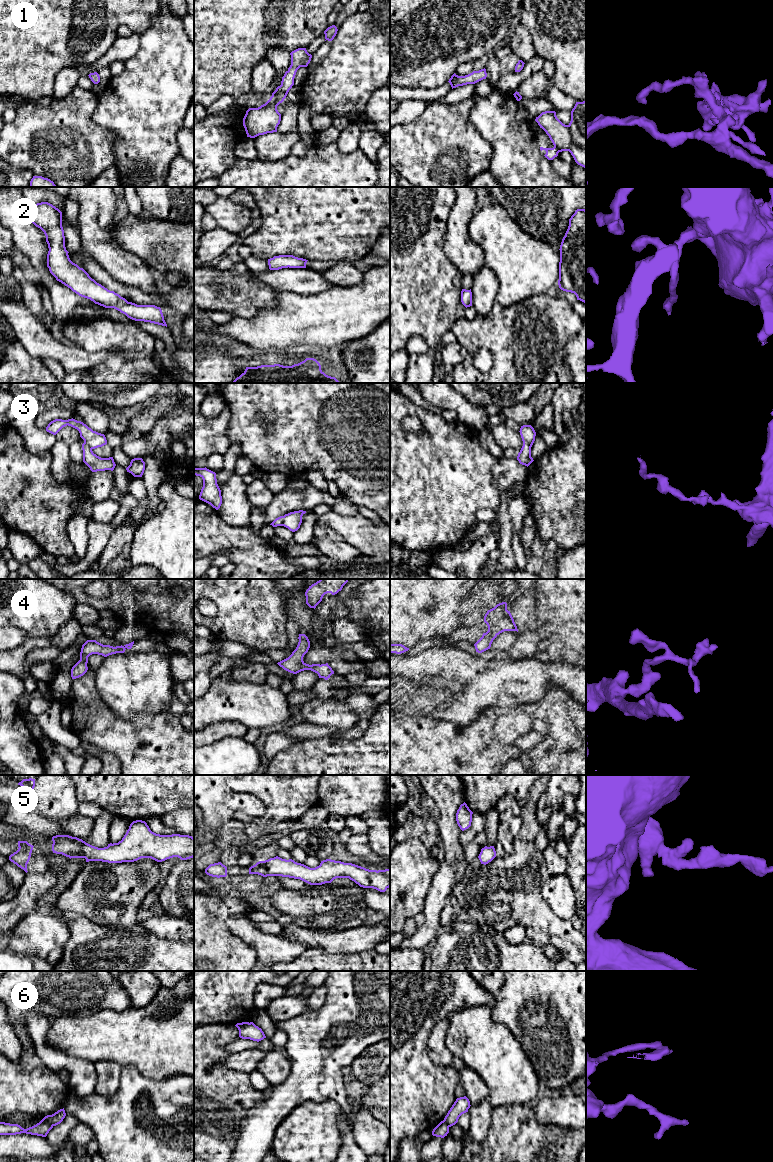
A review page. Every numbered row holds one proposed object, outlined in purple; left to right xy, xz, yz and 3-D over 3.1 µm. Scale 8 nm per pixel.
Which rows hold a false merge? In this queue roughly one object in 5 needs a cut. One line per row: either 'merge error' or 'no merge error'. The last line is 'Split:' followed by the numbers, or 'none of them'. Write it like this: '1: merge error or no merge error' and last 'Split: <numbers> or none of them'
1: no merge error
2: no merge error
3: no merge error
4: no merge error
5: no merge error
6: merge error
Split: 6

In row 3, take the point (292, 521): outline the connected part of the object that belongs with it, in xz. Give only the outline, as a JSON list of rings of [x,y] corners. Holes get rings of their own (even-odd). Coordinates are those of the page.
[[[299,510],[290,512],[285,514],[284,516],[280,516],[276,518],[270,525],[273,527],[284,526],[288,528],[290,531],[295,532],[300,528],[302,523],[302,516],[306,513],[306,511]]]

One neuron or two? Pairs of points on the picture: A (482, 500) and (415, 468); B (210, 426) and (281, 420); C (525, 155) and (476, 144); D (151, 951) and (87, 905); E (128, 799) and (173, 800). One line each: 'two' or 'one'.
A: one
B: two
C: two
D: two
E: one

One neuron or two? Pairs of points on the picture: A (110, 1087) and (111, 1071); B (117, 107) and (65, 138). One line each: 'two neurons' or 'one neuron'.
A: one neuron
B: two neurons

